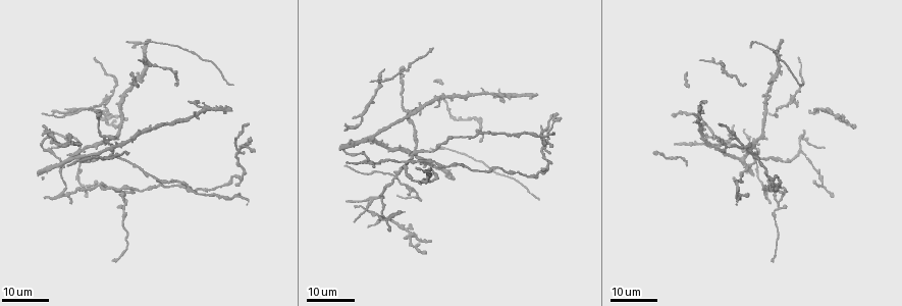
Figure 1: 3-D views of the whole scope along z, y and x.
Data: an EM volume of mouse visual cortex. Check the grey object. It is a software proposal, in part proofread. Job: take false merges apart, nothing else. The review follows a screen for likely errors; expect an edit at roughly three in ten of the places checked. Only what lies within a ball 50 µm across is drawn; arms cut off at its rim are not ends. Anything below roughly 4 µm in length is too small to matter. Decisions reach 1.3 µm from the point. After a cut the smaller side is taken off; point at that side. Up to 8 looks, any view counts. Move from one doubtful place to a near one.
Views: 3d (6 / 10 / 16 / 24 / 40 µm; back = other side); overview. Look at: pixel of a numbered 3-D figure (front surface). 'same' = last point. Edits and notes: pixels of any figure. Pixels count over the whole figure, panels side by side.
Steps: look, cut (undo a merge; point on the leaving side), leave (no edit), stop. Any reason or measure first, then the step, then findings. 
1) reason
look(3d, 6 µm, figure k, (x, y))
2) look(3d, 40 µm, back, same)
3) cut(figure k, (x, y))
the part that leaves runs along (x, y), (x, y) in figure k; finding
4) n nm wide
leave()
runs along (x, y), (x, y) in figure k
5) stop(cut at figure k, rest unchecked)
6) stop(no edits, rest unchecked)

a fork
look(3d, 16 µm, figure 1, (801, 149))

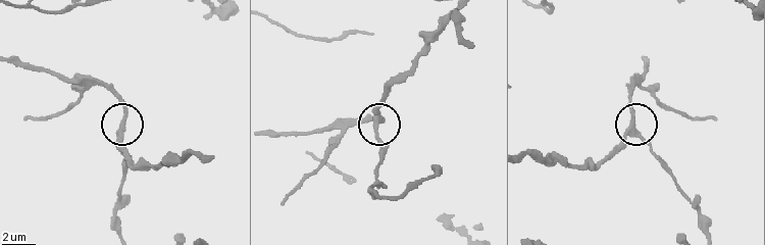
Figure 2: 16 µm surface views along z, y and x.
look(3d, 10 µm, figure 2, (634, 129))

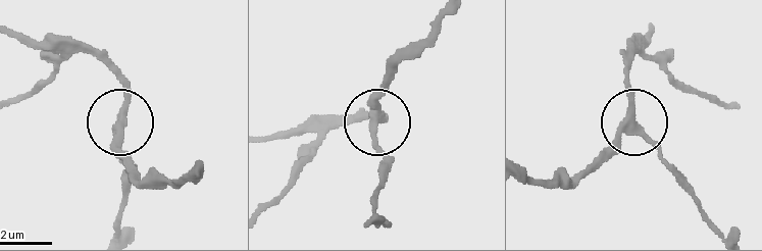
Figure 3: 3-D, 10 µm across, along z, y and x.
260 nm wide
leave()
runs along (202, 166), (178, 179), (145, 177), (118, 124), (124, 184) in figure 3; continuous, no second neuron

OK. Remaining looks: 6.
four arms meet
look(3d, 16 µm, figure 1, (429, 181))

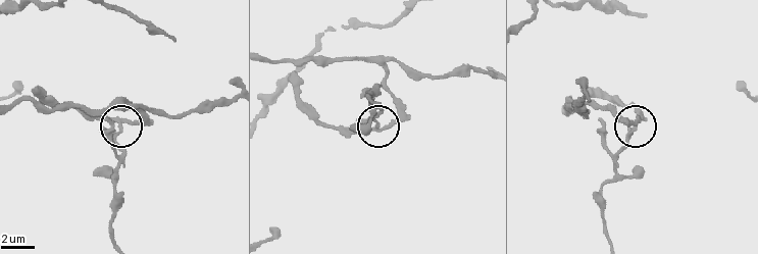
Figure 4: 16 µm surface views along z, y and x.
look(3d, 6 µm, figure 4, (635, 125))

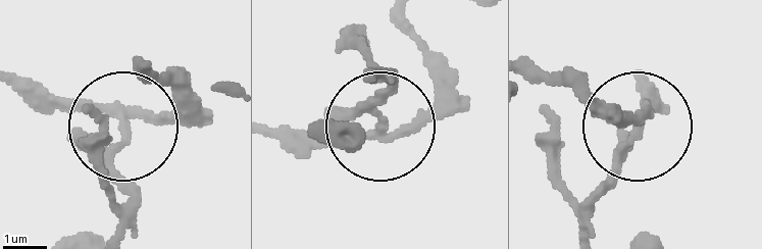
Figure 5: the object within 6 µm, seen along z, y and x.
4 arms
cut(figure 5, (106, 165))
the part that leaves runs along (377, 138), (366, 105), (377, 72) in figure 5; two neurons meet here

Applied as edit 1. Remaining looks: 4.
see it whole again
look(overview)

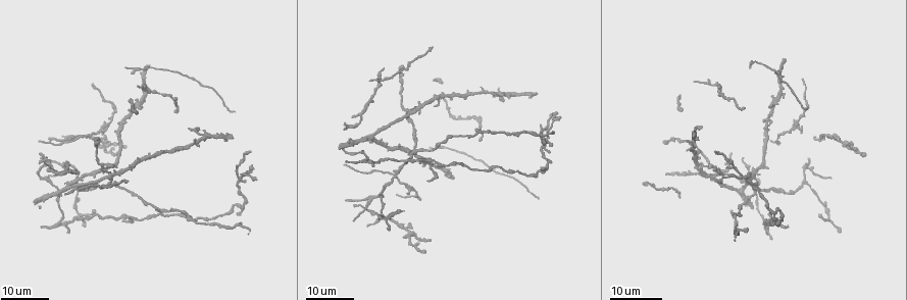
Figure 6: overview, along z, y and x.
thin arm on a thick one
look(3d, 24 µm, figure 6, (374, 140))

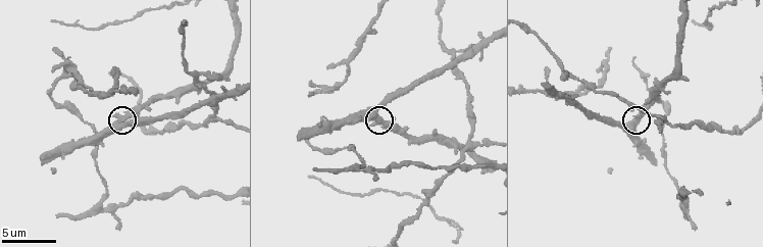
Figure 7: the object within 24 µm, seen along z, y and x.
look(3d, 10 µm, figure 7, (375, 118))

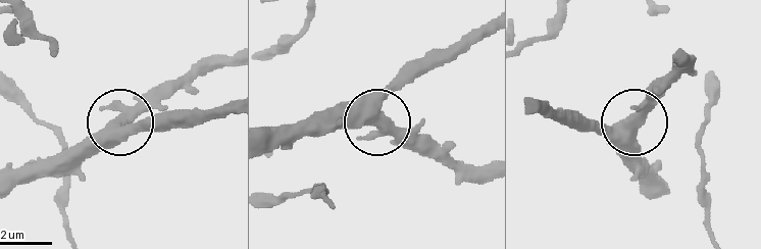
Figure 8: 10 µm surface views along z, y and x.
look(3d, 10 µm, back, figure 8, (376, 121))

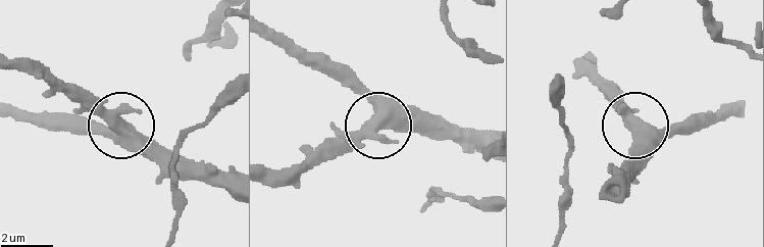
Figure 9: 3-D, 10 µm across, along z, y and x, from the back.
430 nm wide
leave()
one neuron here

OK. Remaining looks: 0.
stop(cut at figure 5, rest unchecked)

